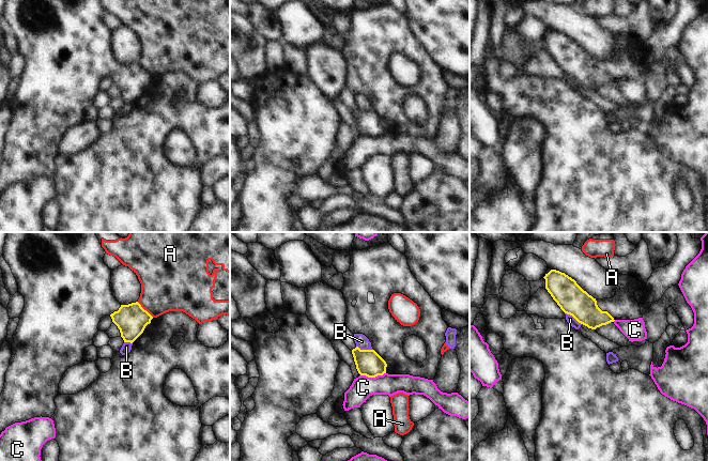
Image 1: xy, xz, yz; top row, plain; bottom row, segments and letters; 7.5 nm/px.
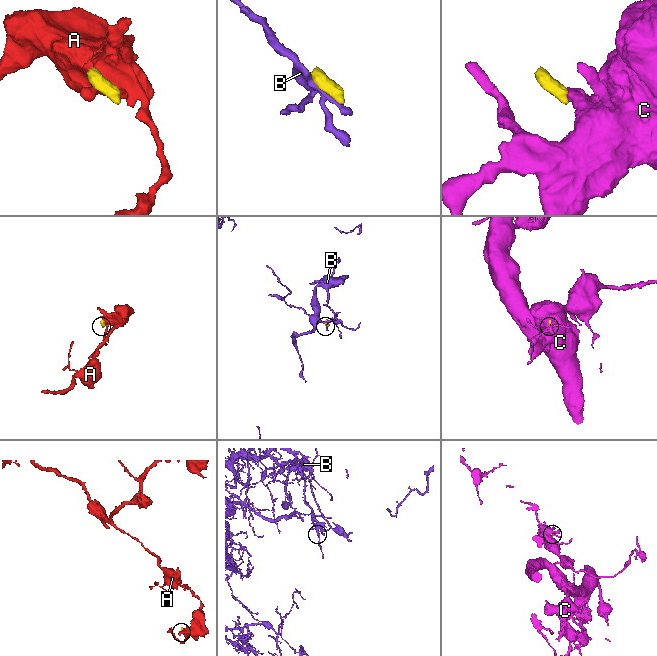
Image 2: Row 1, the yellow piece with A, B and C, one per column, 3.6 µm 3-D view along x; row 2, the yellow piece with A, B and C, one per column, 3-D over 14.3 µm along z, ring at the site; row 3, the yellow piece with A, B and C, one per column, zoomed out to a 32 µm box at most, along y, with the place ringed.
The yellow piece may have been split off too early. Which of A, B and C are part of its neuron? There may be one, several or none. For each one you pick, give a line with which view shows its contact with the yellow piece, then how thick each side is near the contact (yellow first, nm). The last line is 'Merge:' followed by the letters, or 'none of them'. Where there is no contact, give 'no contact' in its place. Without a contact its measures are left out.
Merge: none of them

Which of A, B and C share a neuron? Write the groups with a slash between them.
A / B / C

